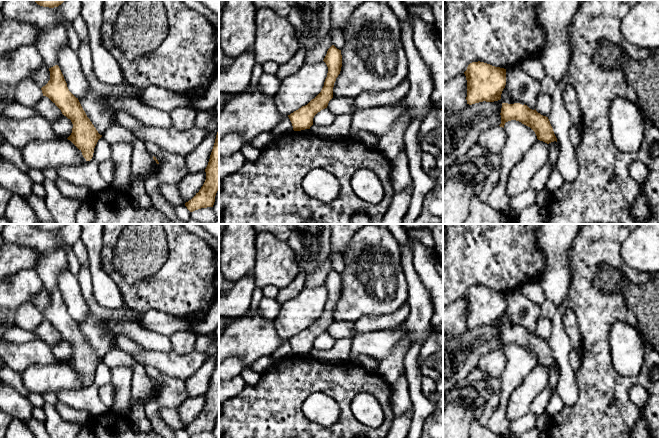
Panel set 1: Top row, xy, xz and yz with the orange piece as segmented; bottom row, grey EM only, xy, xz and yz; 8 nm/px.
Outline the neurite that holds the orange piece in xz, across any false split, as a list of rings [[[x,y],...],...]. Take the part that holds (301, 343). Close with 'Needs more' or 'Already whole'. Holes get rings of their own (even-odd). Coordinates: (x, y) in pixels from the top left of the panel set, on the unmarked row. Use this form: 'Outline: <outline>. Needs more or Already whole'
Outline: [[[332,269],[323,285],[328,291],[328,297],[321,316],[307,329],[288,339],[294,355],[310,353],[313,349],[314,340],[327,332],[329,325],[333,322],[334,307],[342,291],[341,274]]]. Already whole

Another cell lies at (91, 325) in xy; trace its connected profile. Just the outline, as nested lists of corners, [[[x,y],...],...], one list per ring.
[[[88,310],[78,324],[98,357],[103,359],[112,348],[112,339],[104,332],[103,320]]]

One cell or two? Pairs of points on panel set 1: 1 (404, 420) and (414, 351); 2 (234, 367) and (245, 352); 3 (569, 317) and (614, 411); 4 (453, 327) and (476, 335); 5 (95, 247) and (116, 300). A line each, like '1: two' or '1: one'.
1: two
2: two
3: two
4: two
5: one

